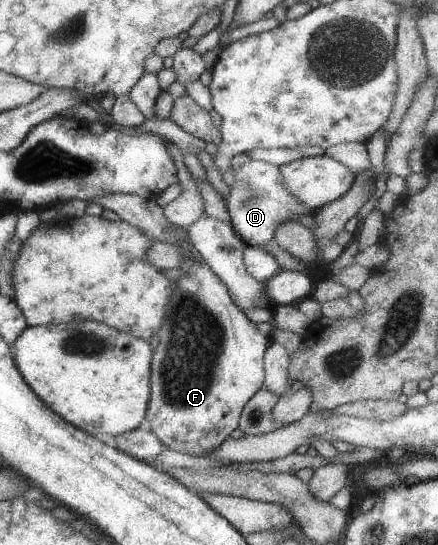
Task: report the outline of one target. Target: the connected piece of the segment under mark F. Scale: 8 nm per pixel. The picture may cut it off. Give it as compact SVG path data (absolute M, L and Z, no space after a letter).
M109 193L102 197L93 197L90 203L98 203L104 209L111 209L120 219L139 227L153 242L179 243L179 249L185 257L181 267L174 274L177 289L169 299L165 314L165 323L159 330L159 345L152 355L150 373L150 400L146 419L151 423L153 432L165 445L195 457L207 455L217 449L229 434L238 427L241 412L245 404L259 389L264 387L264 355L271 343L247 318L232 300L227 286L211 271L211 268L194 252L184 228L169 223L163 215L156 198L142 198L135 194Z

